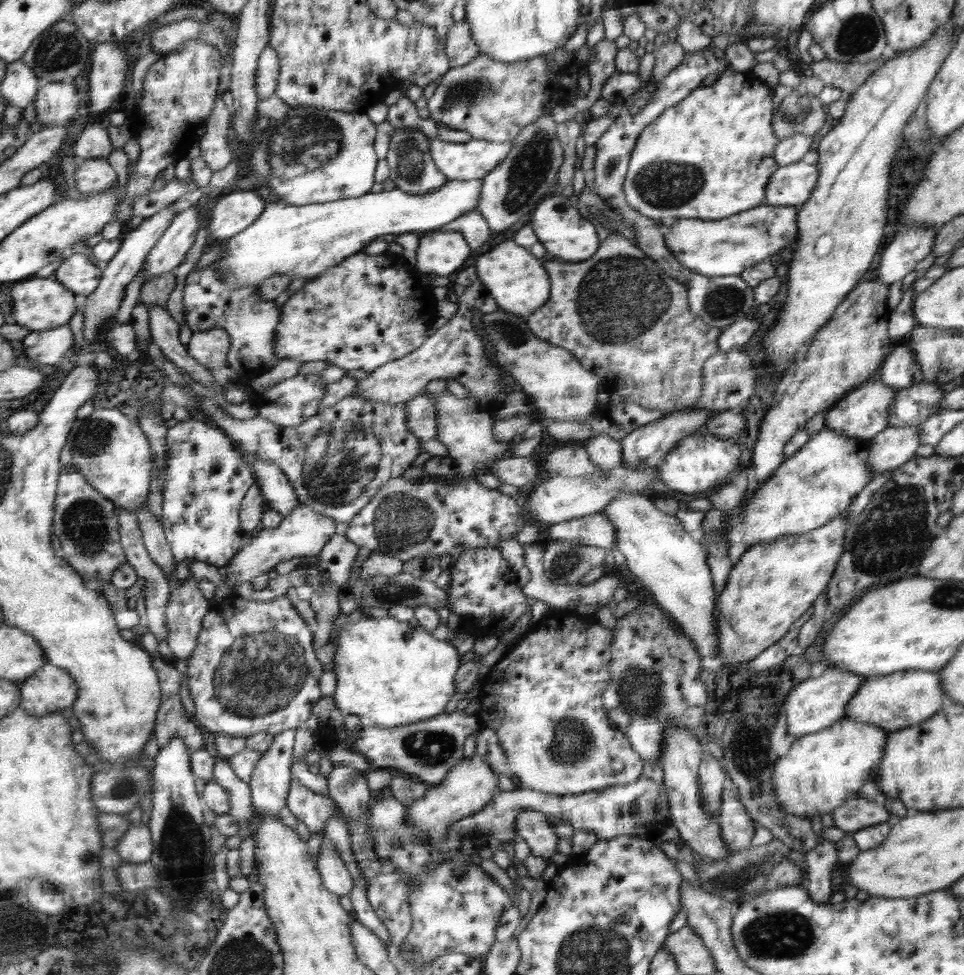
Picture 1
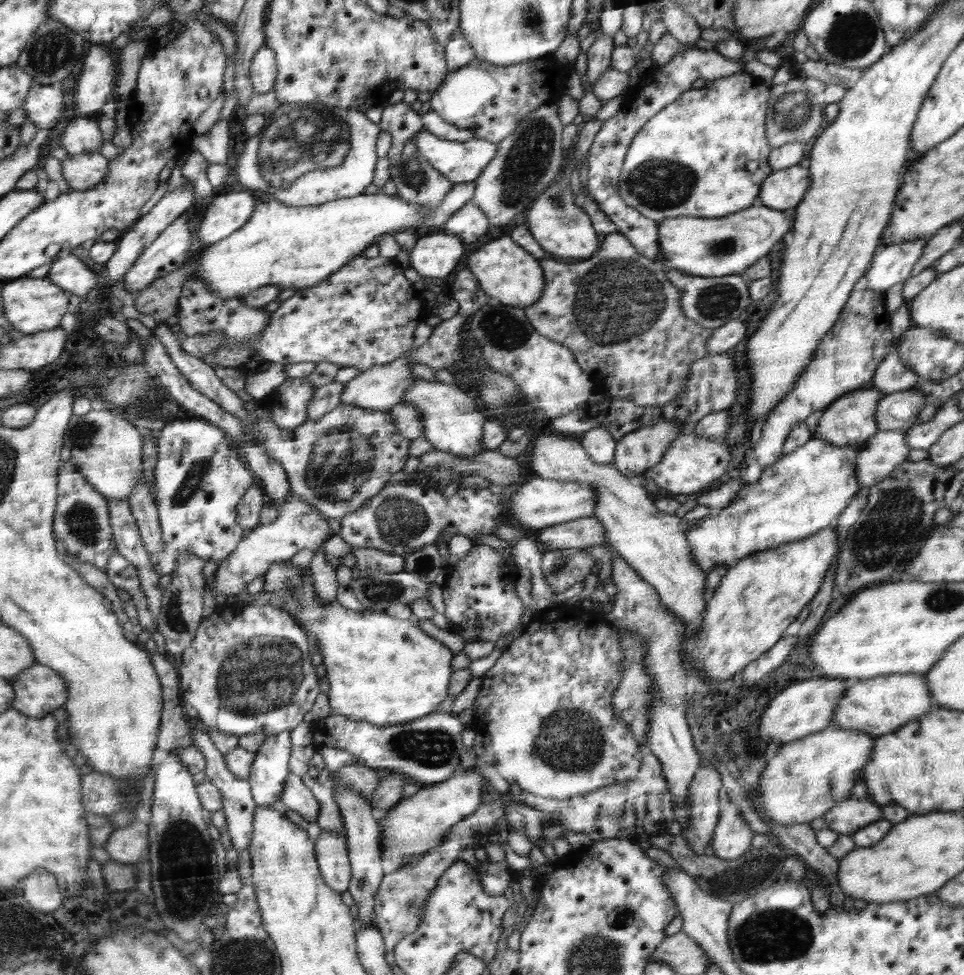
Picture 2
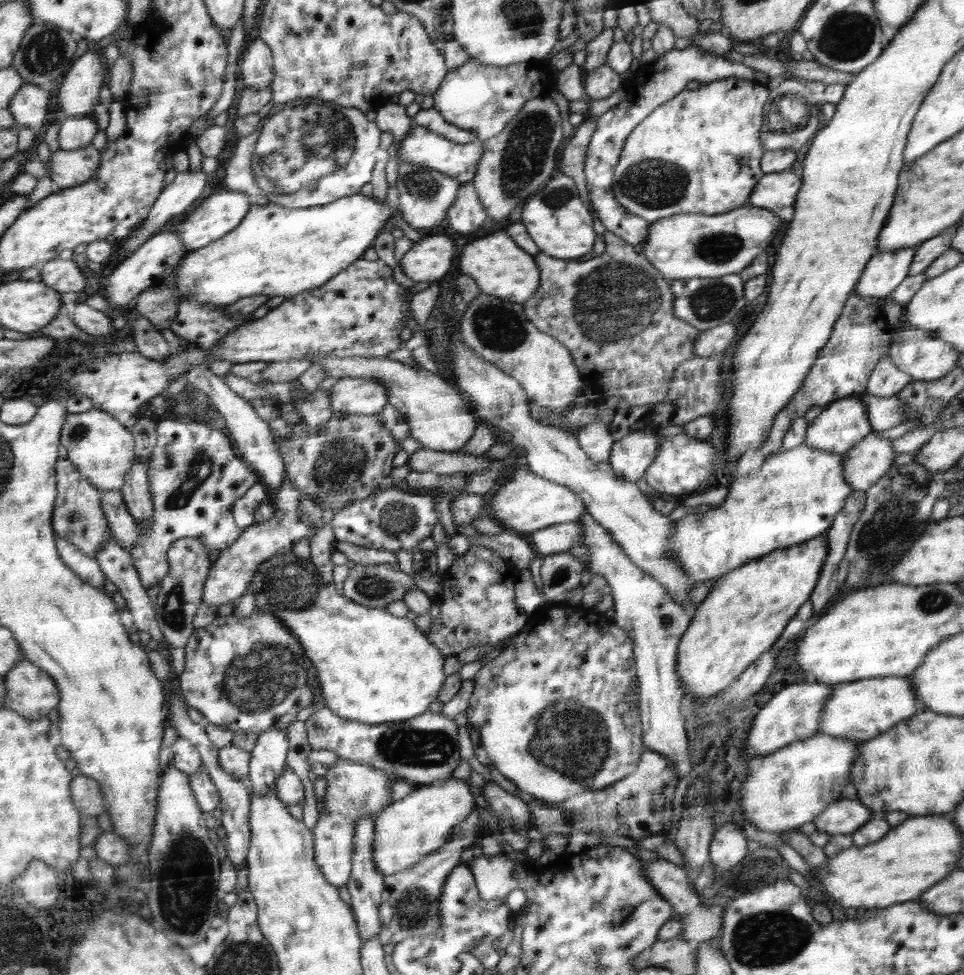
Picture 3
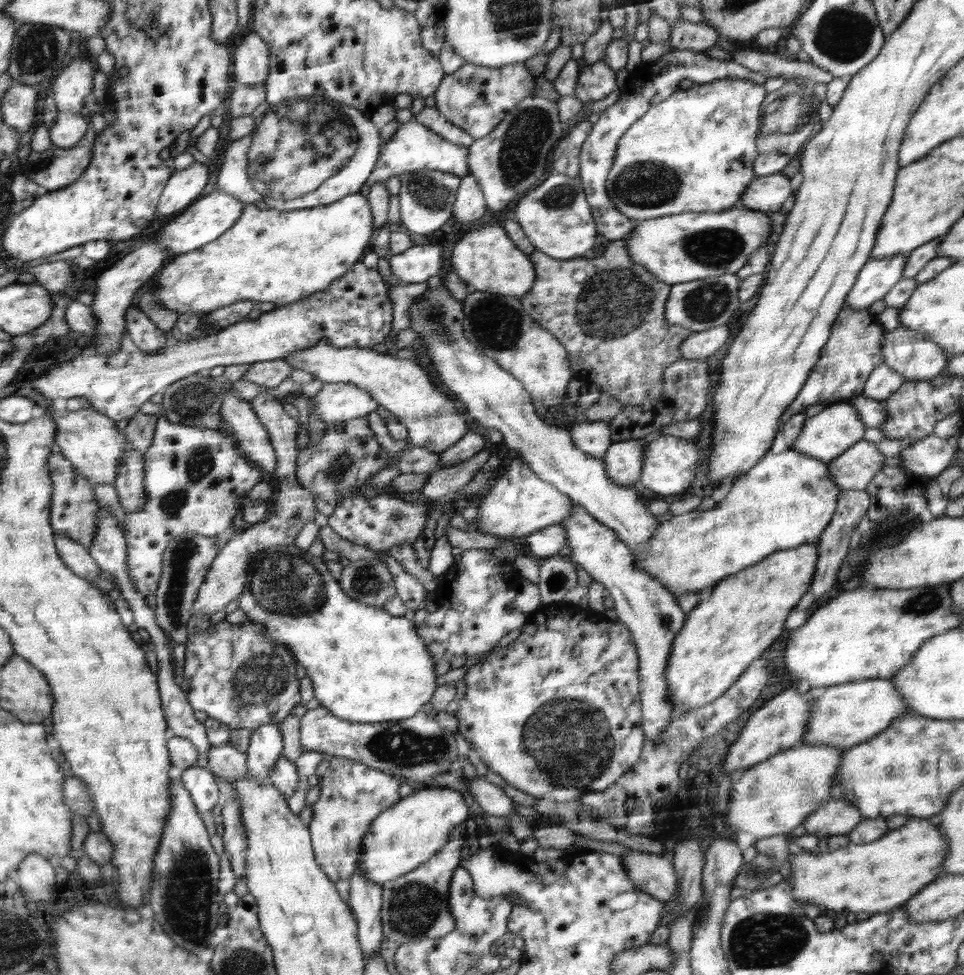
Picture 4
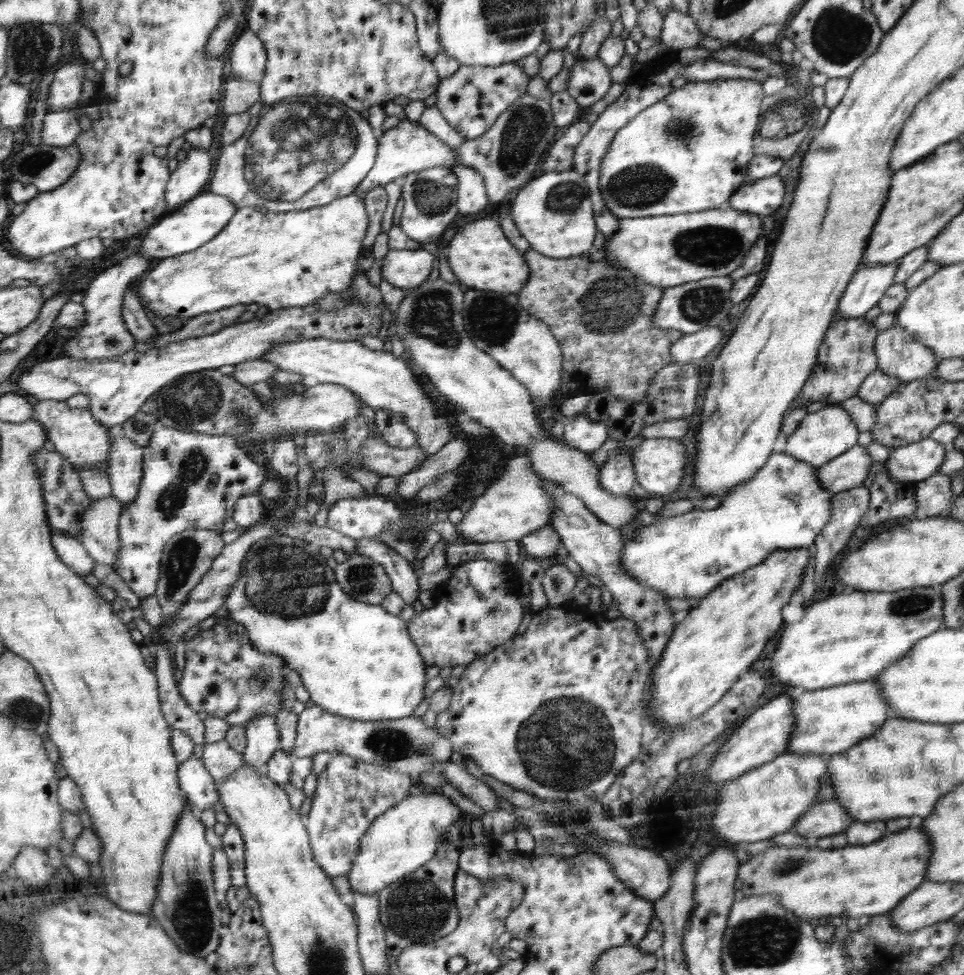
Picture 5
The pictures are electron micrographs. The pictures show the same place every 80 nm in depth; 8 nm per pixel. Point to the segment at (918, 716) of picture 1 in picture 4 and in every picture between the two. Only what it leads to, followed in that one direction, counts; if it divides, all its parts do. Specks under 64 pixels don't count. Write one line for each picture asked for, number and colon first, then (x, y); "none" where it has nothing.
2: (877, 706)
3: (860, 710)
4: (844, 715)

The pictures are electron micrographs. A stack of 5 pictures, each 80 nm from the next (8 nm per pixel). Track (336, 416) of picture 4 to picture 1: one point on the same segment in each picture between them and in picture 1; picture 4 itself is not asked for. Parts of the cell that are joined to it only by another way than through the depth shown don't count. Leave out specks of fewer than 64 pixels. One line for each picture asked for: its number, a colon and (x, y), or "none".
1: (455, 350)
2: (382, 386)
3: (350, 395)

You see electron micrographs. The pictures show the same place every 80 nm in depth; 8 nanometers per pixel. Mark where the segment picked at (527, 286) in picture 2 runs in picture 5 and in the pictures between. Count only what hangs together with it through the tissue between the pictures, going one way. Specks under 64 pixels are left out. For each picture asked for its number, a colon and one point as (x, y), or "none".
3: (494, 262)
4: (485, 258)
5: (479, 255)

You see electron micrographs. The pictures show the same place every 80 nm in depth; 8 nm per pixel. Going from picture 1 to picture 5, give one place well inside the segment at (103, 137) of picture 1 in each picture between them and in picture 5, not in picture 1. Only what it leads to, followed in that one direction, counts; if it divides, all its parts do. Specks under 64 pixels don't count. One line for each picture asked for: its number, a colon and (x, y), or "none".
2: (82, 135)
3: (77, 132)
4: (69, 128)
5: (60, 128)

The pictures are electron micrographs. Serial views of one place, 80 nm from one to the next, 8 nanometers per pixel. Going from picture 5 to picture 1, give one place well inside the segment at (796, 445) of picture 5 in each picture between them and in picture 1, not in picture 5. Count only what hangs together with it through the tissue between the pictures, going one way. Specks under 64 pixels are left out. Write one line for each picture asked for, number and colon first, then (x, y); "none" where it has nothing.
1: (862, 413)
2: (849, 421)
3: (843, 423)
4: (826, 435)

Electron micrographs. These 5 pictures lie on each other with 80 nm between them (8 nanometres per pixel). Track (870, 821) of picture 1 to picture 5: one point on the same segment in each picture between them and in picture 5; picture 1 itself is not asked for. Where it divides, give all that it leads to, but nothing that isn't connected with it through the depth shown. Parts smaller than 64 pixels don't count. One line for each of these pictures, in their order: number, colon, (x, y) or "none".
2: (848, 816)
3: (845, 816)
4: (832, 818)
5: (824, 818)

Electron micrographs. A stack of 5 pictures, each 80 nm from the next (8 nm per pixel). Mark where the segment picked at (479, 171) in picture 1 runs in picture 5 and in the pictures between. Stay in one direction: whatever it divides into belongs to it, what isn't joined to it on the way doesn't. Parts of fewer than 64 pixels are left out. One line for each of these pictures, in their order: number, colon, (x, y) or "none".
2: (463, 162)
3: (421, 147)
4: (414, 147)
5: (409, 147)

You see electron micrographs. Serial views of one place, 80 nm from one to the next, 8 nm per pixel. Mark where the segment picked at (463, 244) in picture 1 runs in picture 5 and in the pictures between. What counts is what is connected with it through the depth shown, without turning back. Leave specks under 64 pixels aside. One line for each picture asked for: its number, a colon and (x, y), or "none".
2: (434, 256)
3: (429, 259)
4: (417, 264)
5: (403, 269)

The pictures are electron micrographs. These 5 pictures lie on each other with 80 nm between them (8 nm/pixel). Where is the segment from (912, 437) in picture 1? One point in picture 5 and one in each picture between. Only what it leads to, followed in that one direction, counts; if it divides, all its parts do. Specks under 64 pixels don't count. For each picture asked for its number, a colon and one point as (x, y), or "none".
2: (878, 455)
3: (867, 461)
4: (854, 469)
5: (849, 470)

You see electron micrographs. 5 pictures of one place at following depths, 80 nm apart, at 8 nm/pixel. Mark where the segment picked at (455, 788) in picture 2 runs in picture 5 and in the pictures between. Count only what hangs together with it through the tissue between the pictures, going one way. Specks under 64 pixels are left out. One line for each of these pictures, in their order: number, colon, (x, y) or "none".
3: (415, 826)
4: (412, 831)
5: (406, 837)

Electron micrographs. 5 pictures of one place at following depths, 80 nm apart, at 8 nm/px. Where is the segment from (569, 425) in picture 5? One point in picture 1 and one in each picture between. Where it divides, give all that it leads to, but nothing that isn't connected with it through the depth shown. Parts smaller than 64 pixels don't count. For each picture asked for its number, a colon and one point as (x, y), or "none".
1: (605, 452)
2: (598, 442)
3: (595, 439)
4: (594, 438)

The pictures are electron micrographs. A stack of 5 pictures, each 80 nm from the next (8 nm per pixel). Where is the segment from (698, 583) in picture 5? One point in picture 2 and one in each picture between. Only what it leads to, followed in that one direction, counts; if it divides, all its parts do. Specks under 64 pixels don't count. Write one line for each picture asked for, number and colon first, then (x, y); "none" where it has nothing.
2: (806, 490)
3: (795, 495)
4: (788, 499)

